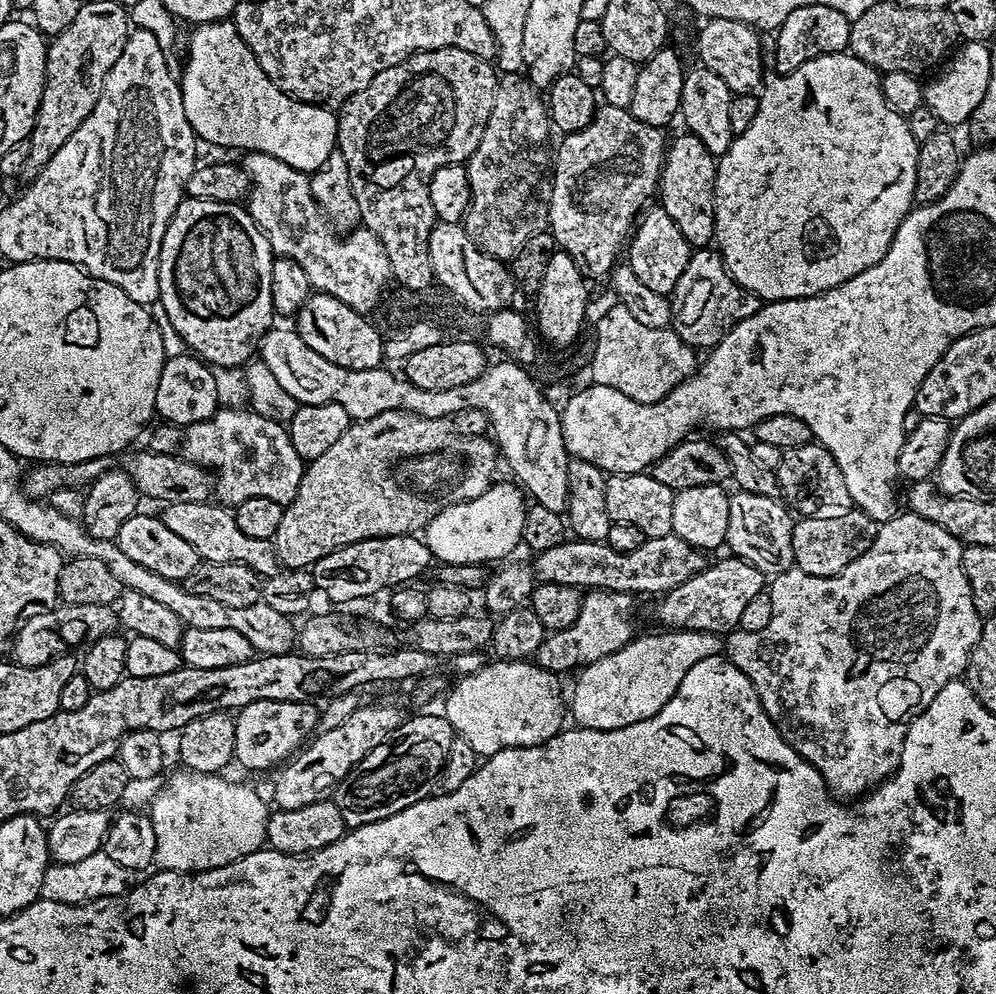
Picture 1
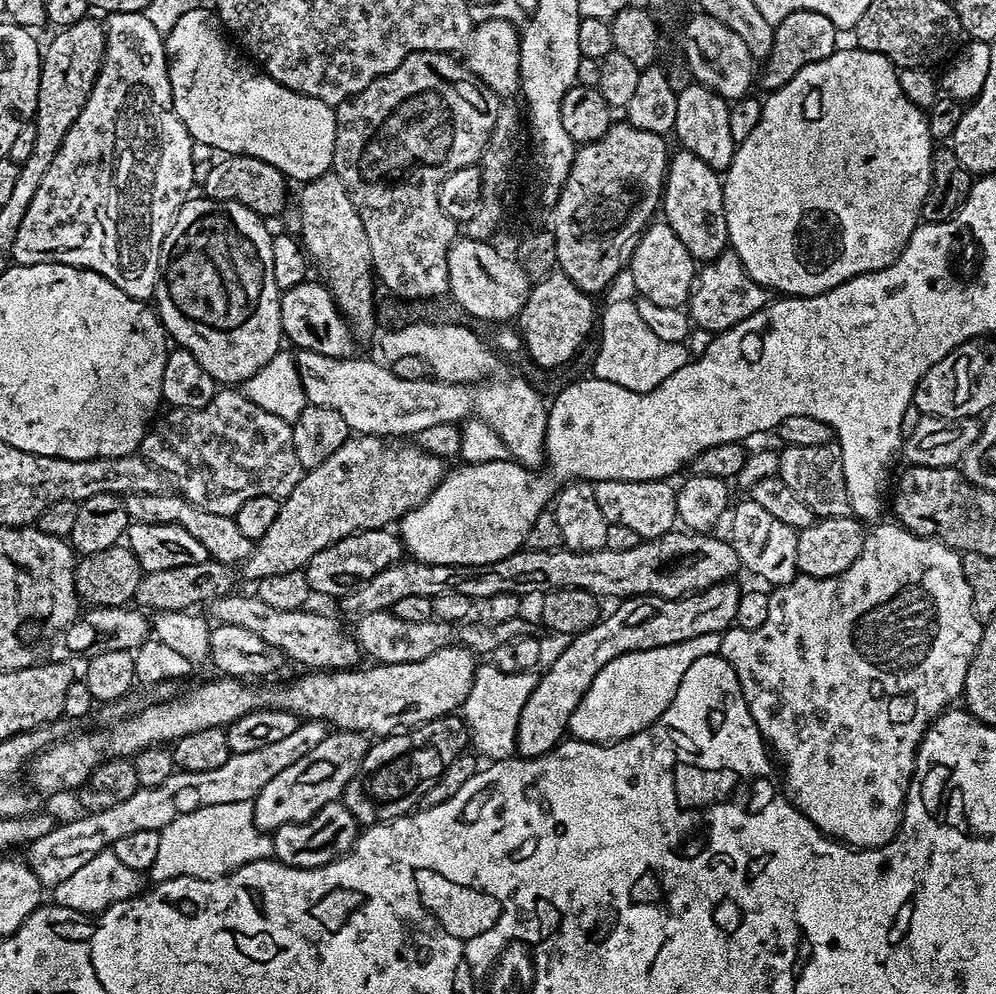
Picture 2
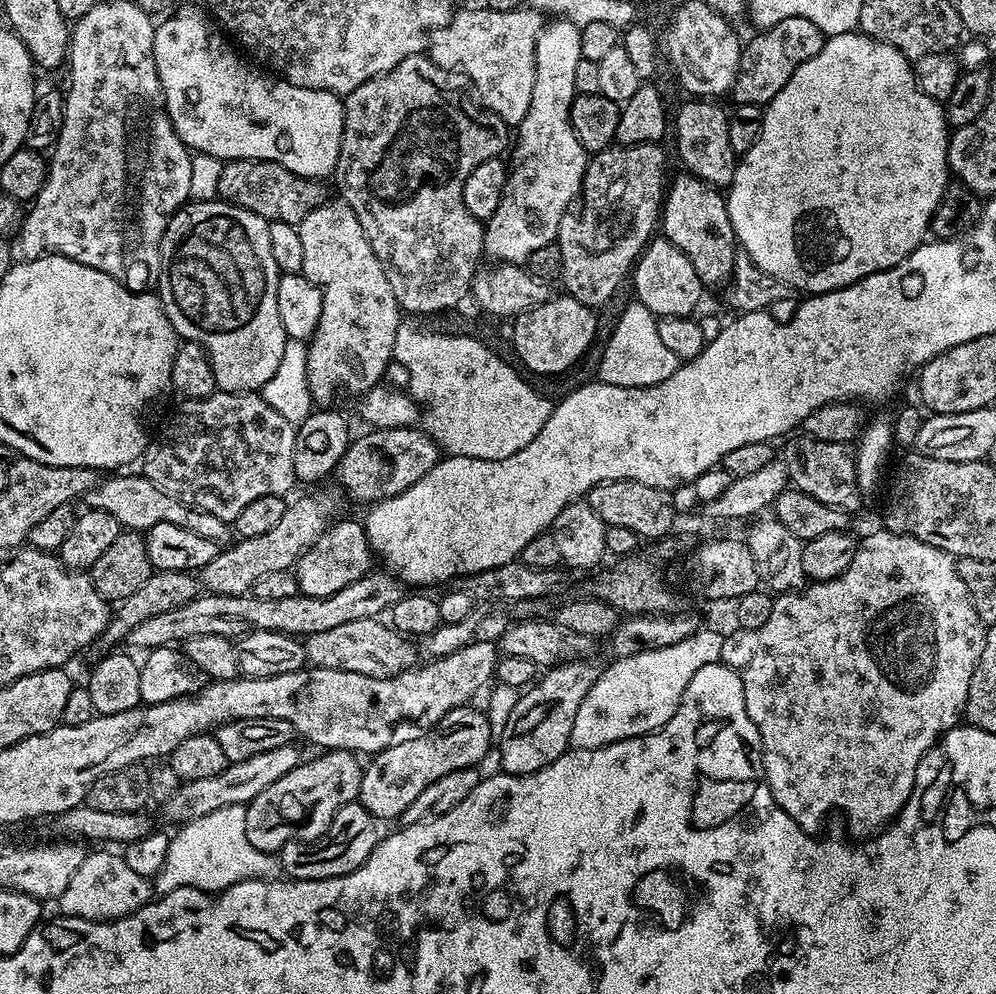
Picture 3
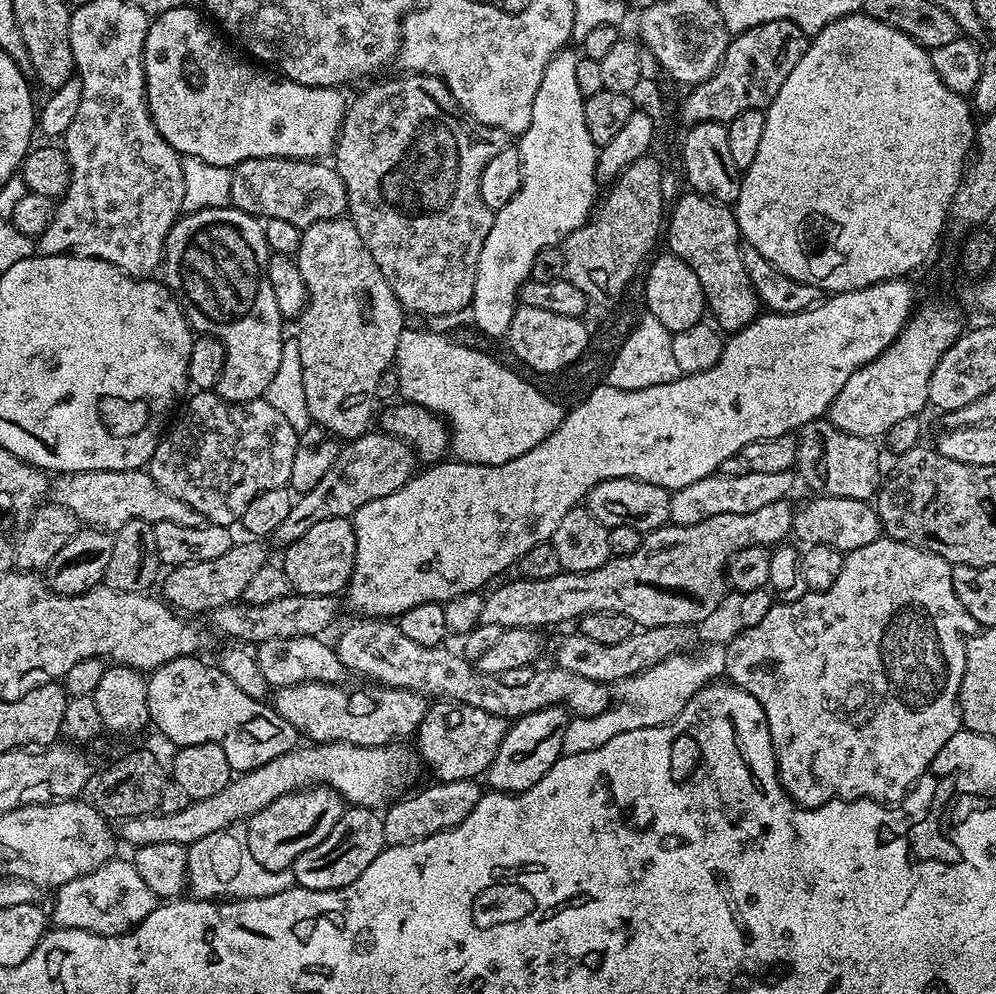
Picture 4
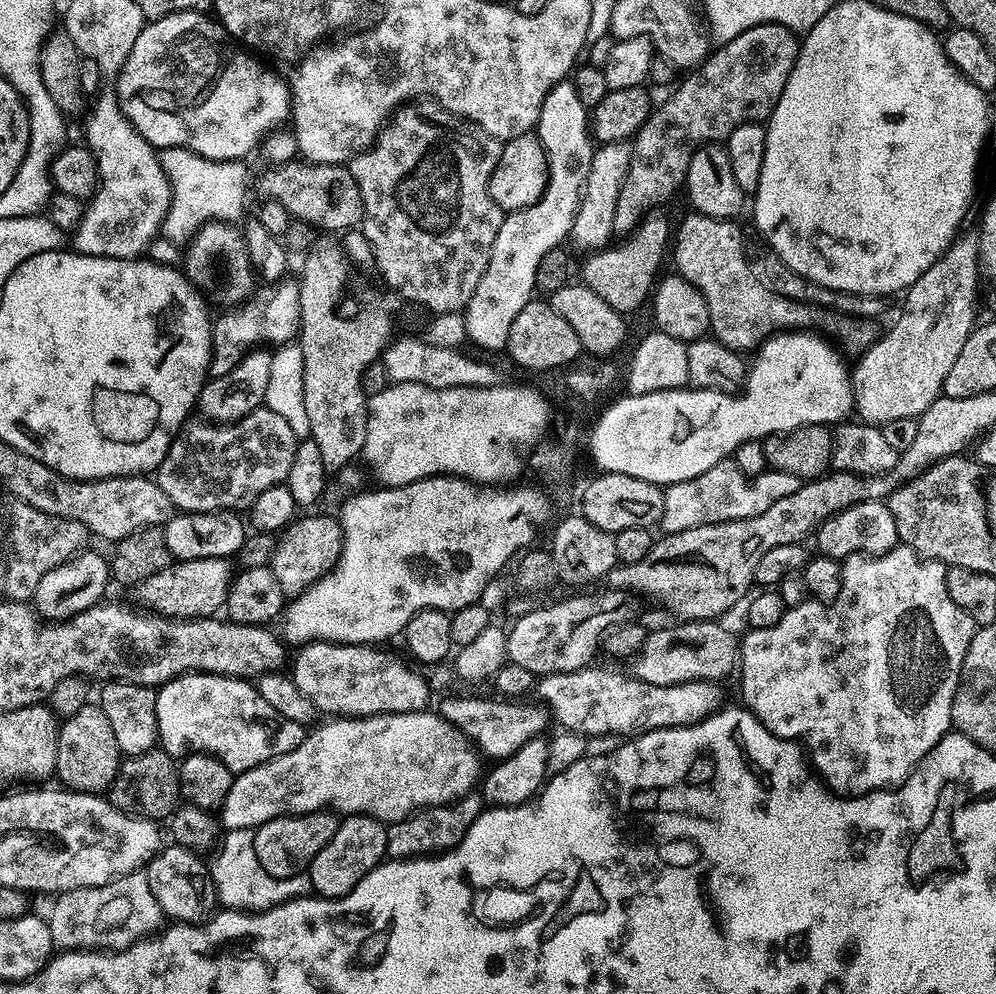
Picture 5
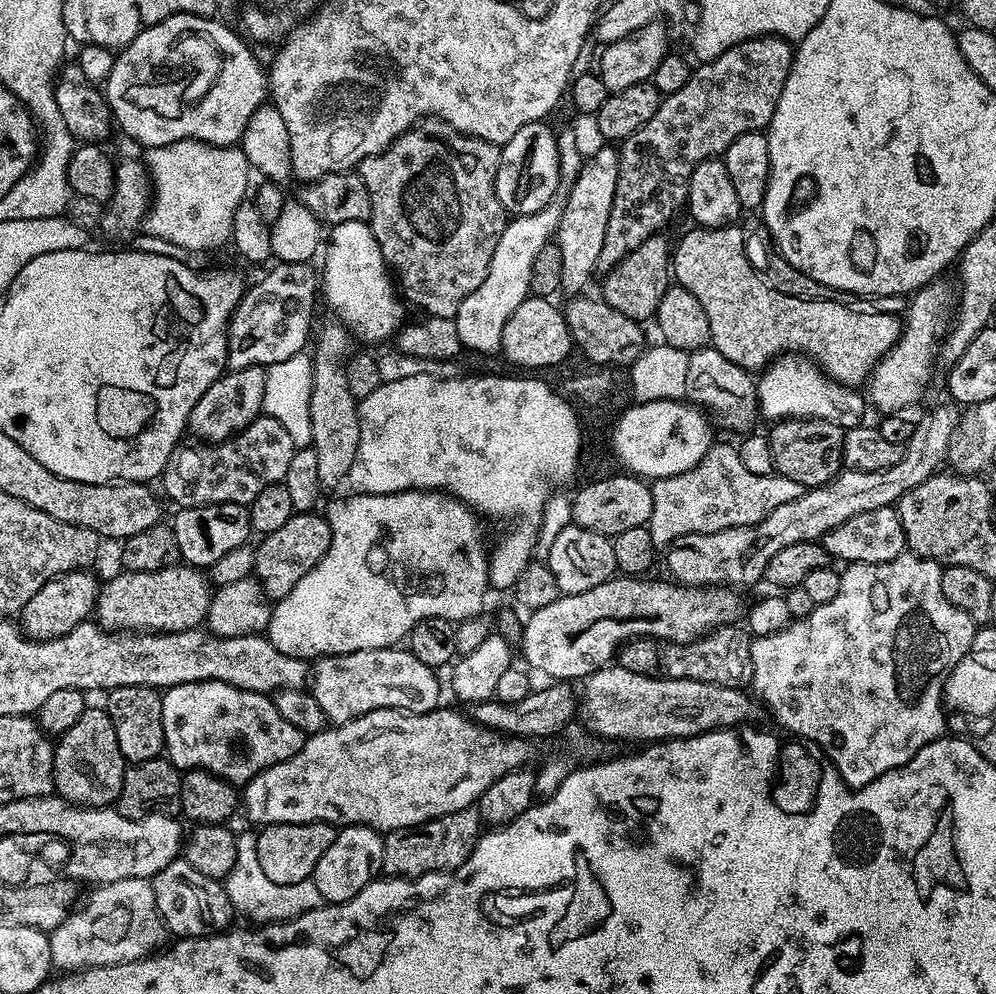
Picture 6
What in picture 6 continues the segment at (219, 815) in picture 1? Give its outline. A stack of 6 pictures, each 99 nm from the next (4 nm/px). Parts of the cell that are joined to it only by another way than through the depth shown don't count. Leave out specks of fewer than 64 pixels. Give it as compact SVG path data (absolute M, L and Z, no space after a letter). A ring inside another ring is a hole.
M240 832L236 837L236 864L222 883L230 898L233 909L237 913L245 912L256 926L265 924L282 924L286 920L297 920L302 914L321 907L325 903L322 894L318 894L318 886L314 886L311 878L293 884L279 884L266 874L262 874L262 866L258 862L256 849L257 833Z

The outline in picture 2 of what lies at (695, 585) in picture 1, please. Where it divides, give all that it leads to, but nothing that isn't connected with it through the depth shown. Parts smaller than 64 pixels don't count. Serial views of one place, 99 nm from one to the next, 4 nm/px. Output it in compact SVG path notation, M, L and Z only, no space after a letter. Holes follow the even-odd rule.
M735 579L710 586L692 596L662 598L661 596L629 596L621 599L612 613L582 634L571 637L568 644L552 660L548 669L539 673L526 706L518 718L516 752L521 757L541 756L565 739L570 714L582 702L582 694L590 690L590 682L606 666L627 652L650 650L658 646L674 646L678 642L690 642L690 638L702 638L702 634L723 634L736 623L738 602L742 591Z

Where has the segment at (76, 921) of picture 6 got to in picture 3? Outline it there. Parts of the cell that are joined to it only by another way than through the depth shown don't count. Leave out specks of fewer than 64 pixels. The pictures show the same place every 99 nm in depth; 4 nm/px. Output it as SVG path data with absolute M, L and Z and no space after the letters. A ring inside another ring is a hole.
M89 851L84 857L82 866L74 870L74 878L62 890L58 901L59 910L65 916L77 916L83 920L103 922L105 920L117 920L137 912L143 904L153 899L154 888L149 877L130 870L126 866L123 855L112 852Z

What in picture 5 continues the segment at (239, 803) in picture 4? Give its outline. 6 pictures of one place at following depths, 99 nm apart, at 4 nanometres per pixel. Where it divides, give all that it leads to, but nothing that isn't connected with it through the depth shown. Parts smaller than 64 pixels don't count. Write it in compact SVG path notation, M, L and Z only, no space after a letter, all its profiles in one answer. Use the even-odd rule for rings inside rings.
M435 711L329 720L332 721L321 728L313 727L301 744L290 750L290 754L282 754L270 762L254 766L249 772L239 773L232 781L230 794L226 794L218 809L219 823L224 823L225 829L255 830L279 816L332 809L349 816L369 816L390 825L421 808L452 803L473 791L481 779L482 768L480 772L480 762L472 754L474 750L469 741Z

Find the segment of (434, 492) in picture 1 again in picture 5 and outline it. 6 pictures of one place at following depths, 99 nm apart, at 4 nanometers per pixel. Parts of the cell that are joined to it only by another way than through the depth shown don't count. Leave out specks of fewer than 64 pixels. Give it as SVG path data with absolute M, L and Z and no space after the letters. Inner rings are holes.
M228 558L177 560L138 585L138 593L144 599L143 607L174 620L215 617L219 613L216 611L227 605L228 593L234 584L232 563Z

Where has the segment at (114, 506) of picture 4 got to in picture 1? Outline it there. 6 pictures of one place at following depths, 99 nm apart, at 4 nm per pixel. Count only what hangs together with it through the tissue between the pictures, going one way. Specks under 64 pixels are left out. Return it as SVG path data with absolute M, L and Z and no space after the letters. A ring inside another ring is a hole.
M178 502L164 504L162 519L169 530L180 535L185 542L190 542L198 550L201 561L210 563L241 563L257 572L261 578L267 578L282 571L282 565L276 546L272 540L250 538L245 534L236 521L235 511L229 510L219 502Z

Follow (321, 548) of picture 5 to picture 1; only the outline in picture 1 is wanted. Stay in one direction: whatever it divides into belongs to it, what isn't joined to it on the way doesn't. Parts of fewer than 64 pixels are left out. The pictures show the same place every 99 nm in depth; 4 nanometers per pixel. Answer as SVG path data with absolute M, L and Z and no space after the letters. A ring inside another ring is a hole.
M419 535L379 536L373 540L363 540L342 546L326 554L313 564L310 571L316 583L317 593L329 596L332 600L344 604L347 600L360 600L363 596L372 596L383 588L395 590L411 585L428 567L431 569L434 557L427 544Z

